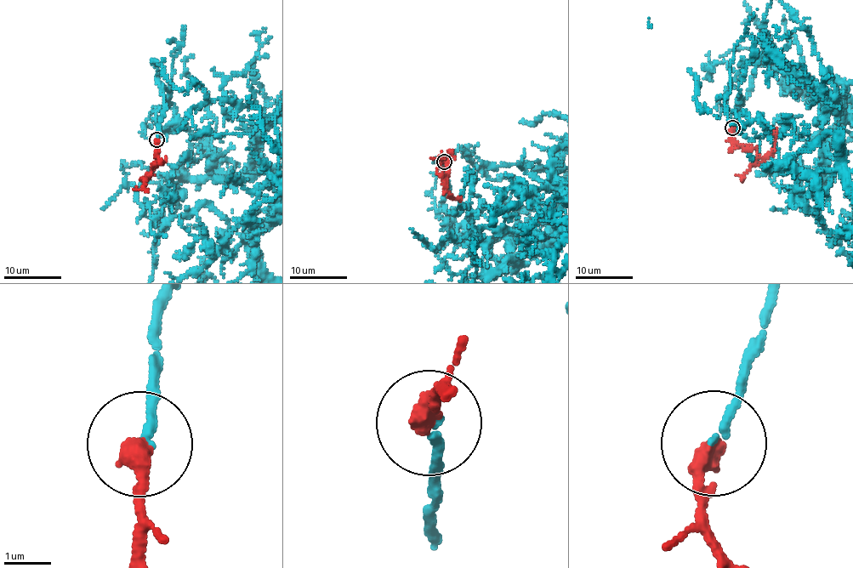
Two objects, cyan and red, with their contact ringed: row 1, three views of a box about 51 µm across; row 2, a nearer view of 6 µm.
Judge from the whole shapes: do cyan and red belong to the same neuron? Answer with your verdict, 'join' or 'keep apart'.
join

